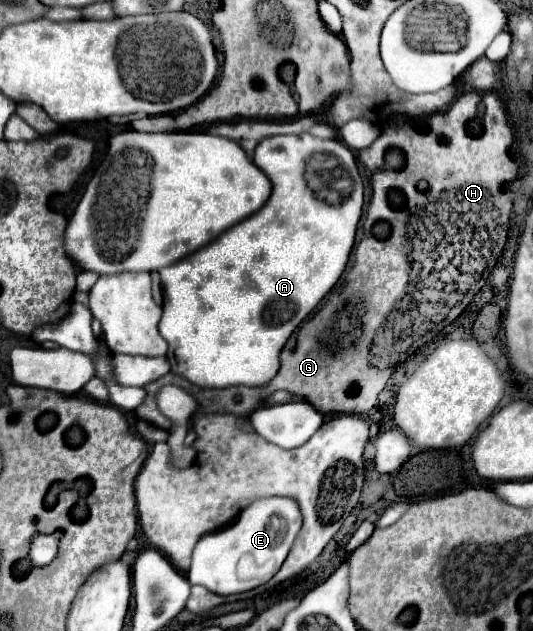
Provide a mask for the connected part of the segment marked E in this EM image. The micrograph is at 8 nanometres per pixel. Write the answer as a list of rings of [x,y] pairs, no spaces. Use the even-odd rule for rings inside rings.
[[[284,497],[258,499],[240,513],[234,525],[208,533],[196,543],[188,581],[192,585],[204,585],[216,595],[234,595],[256,589],[278,573],[300,527],[302,515],[296,501]]]

